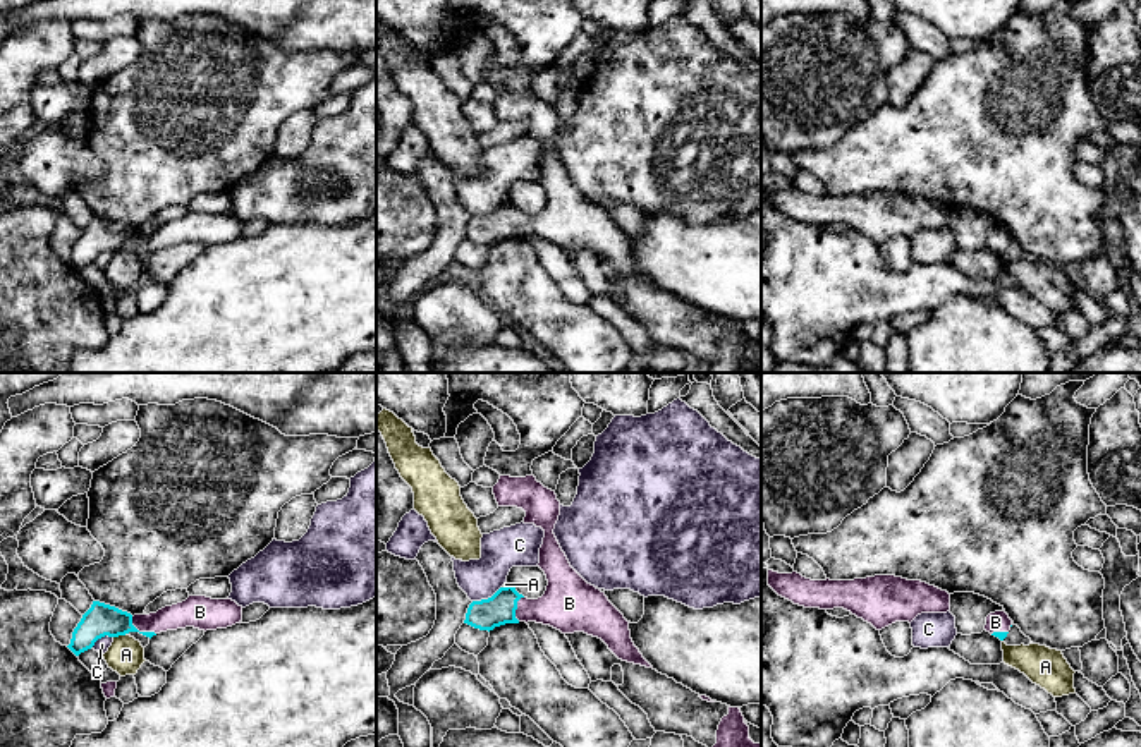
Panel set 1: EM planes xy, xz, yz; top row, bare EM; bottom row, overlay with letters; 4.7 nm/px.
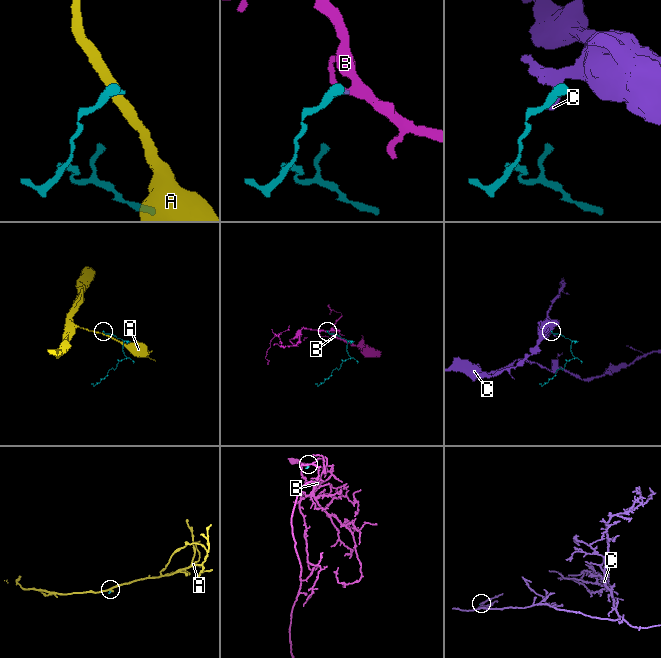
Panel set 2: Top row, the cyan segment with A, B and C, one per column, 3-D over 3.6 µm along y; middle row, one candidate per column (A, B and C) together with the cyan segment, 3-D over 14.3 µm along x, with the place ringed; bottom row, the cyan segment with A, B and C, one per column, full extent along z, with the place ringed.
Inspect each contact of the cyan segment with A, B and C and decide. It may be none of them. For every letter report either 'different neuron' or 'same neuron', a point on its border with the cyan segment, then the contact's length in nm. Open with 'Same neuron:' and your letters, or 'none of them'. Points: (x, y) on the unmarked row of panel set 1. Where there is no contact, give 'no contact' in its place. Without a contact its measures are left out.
Same neuron: B
A: different neuron | xy (119, 249) | 70 nm
B: same neuron | xy (141, 248) | 150 nm
C: different neuron | xz (488, 213) | 150 nm

